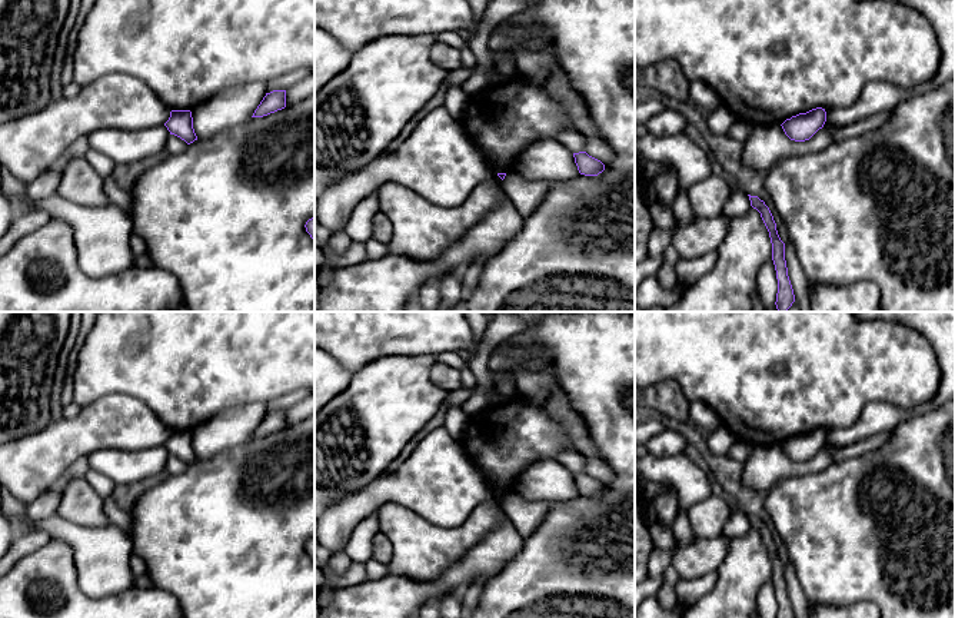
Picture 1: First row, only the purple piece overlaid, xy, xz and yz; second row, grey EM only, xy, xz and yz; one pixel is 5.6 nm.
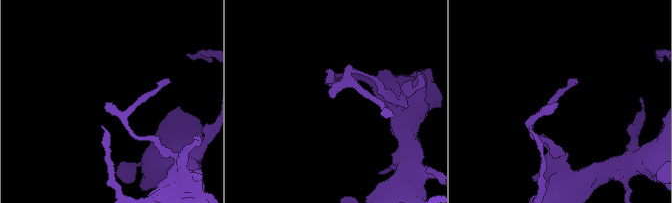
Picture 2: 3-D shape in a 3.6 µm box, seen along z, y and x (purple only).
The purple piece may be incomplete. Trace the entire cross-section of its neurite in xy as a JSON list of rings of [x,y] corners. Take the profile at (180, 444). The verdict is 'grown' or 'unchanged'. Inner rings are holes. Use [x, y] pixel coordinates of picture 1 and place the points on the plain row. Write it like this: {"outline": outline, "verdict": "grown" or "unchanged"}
{"outline": [[[172,431],[169,441],[164,443],[170,455],[184,461],[187,465],[197,461],[193,449],[193,438],[190,431]]], "verdict": "unchanged"}

